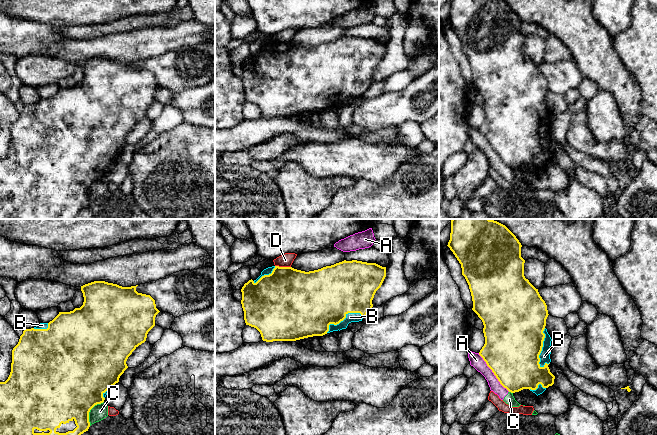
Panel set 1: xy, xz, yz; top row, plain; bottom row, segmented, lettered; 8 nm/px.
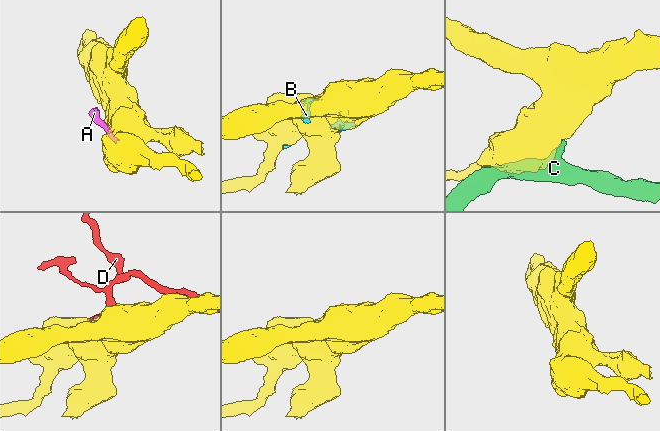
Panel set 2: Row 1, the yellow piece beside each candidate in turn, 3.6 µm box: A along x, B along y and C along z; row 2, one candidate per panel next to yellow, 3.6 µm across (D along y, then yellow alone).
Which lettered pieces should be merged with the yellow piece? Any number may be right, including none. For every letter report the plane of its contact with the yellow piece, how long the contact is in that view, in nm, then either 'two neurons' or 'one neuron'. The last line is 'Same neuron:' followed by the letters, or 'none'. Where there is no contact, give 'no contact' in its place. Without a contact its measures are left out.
A: contact in yz; length 400 nm; two neurons
B: contact in yz; length 320 nm; one neuron
C: contact in xy; length 240 nm; two neurons
D: contact in xz; length 130 nm; two neurons
Same neuron: B

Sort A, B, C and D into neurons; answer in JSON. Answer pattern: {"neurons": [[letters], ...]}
{"neurons": [["A", "C"], ["B"], ["D"]]}

